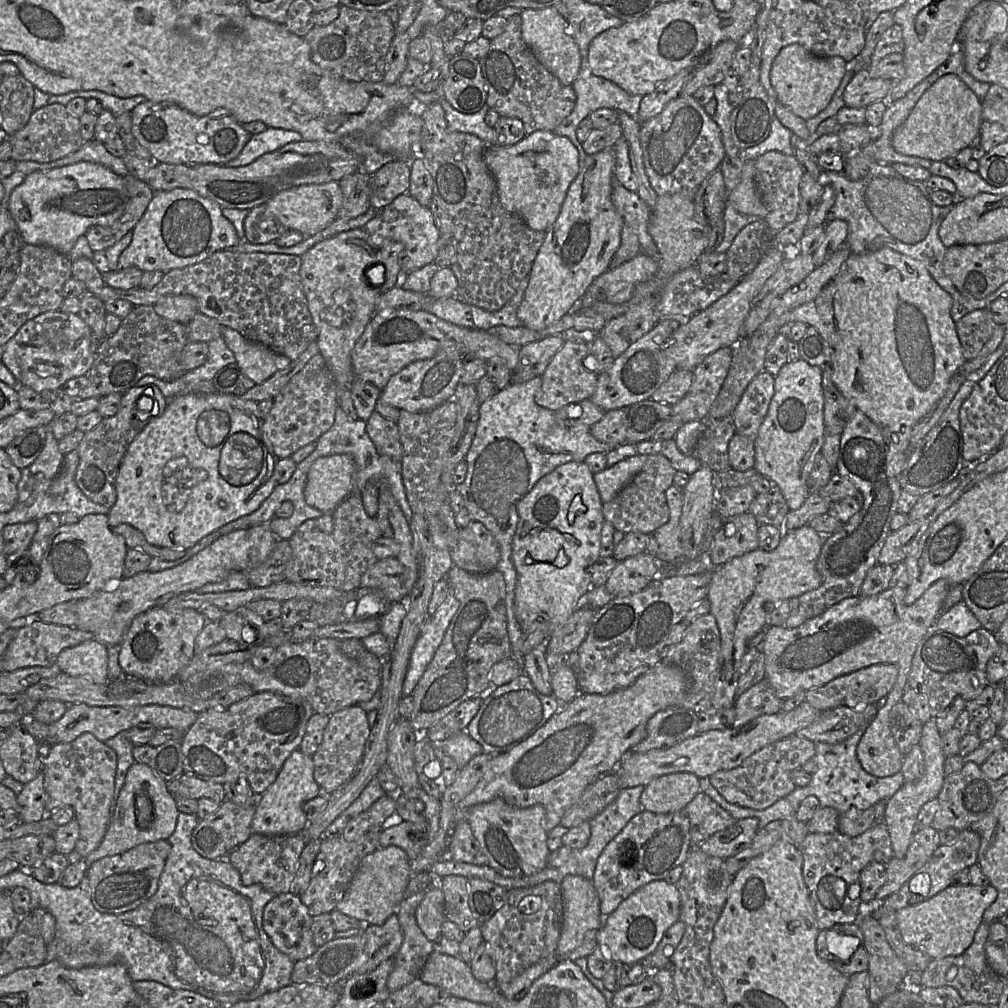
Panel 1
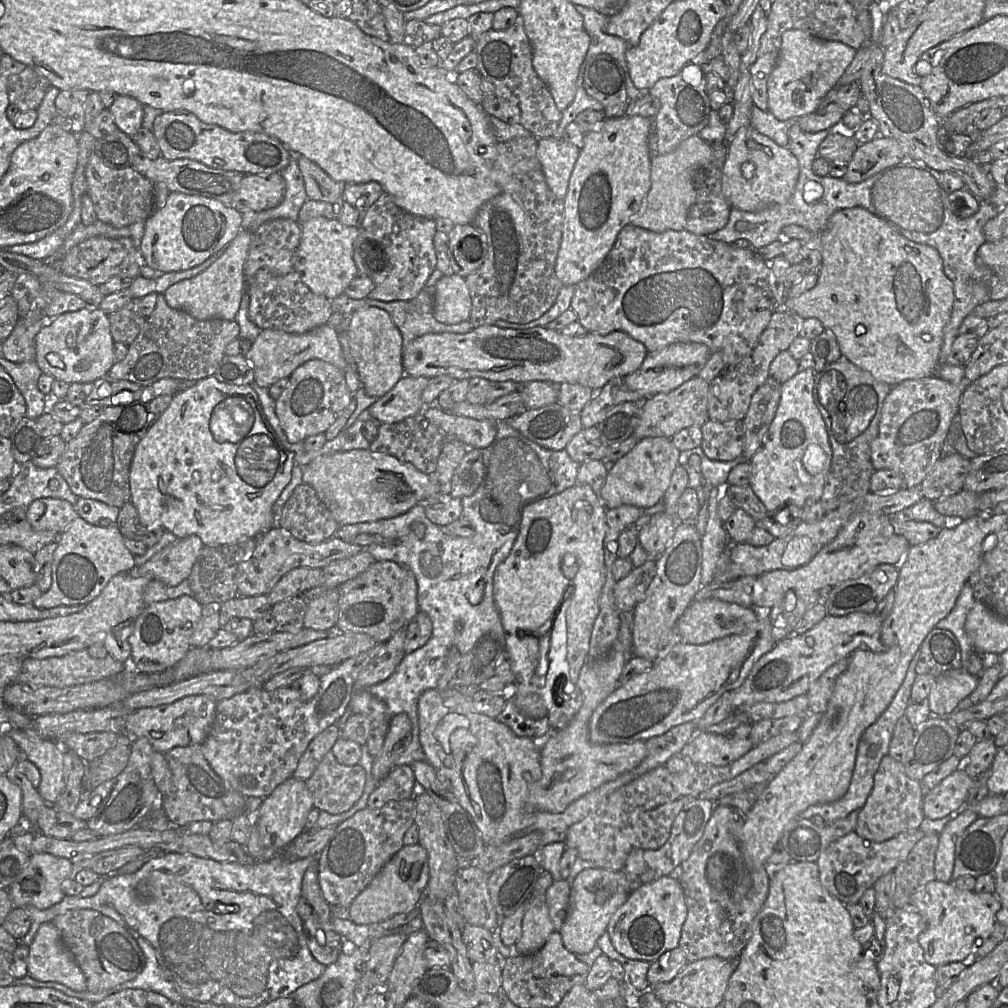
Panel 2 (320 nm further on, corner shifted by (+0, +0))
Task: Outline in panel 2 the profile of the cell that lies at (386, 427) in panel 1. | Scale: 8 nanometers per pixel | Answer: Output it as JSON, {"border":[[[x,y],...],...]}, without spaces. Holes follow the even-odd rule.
{"border":[[[422,411],[398,423],[381,424],[369,450],[375,454],[392,455],[399,461],[412,464],[417,470],[426,475],[434,475],[444,442],[444,434],[424,416]]]}

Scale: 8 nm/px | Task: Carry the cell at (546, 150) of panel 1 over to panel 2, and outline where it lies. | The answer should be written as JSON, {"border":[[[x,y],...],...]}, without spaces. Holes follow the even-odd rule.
{"border":[[[543,138],[538,140],[537,158],[545,181],[556,198],[564,200],[569,180],[580,151],[563,139]]]}

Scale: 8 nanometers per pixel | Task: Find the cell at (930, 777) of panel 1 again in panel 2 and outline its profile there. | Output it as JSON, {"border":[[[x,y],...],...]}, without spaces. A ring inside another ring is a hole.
{"border":[[[934,880],[912,894],[909,908],[917,911],[926,922],[926,928],[918,936],[918,942],[923,949],[925,961],[938,967],[972,958],[979,944],[991,937],[1001,901],[996,894],[977,894],[959,889],[952,882]]]}

